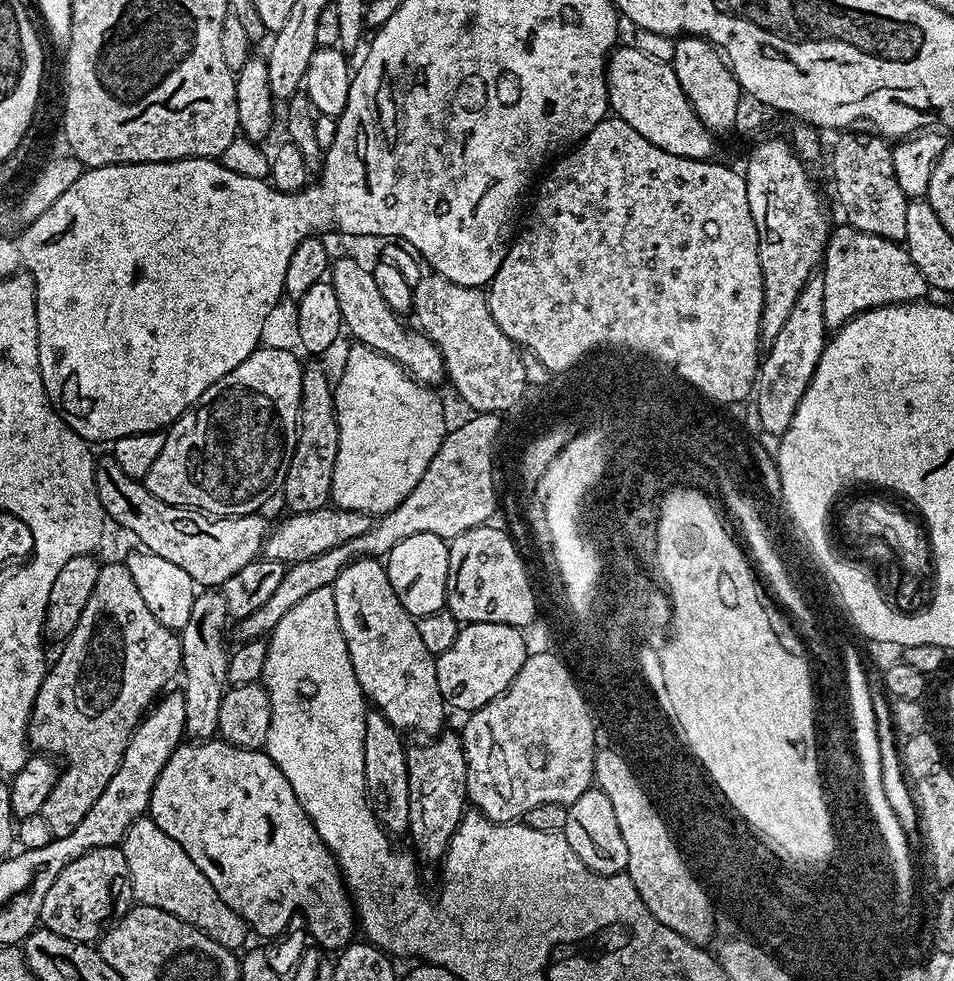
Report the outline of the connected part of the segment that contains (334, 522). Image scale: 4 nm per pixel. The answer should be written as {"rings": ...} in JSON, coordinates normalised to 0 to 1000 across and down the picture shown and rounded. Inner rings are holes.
{"rings":[[[334,518],[332,522],[311,522],[299,525],[294,535],[286,537],[279,549],[275,567],[278,571],[290,571],[299,577],[312,573],[321,573],[325,569],[333,569],[333,565],[342,565],[342,561],[350,561],[350,557],[358,557],[358,552],[367,552],[367,548],[375,548],[375,544],[384,544],[392,536],[392,530],[384,522],[365,522],[362,518]]]}

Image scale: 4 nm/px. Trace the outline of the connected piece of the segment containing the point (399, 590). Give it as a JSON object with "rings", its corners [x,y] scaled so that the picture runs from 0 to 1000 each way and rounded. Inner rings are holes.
{"rings":[[[434,544],[430,548],[421,548],[413,561],[409,561],[405,568],[405,578],[409,597],[413,597],[413,606],[417,606],[417,614],[426,618],[426,622],[434,629],[455,626],[466,619],[468,593],[470,592],[470,557],[471,551],[455,544]]]}

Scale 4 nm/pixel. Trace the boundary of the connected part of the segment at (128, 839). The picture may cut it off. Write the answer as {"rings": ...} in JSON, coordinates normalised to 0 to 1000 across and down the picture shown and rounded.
{"rings":[[[158,834],[140,837],[134,843],[134,851],[130,853],[128,863],[132,883],[136,883],[138,912],[143,922],[174,928],[178,932],[191,936],[197,942],[202,942],[204,946],[212,948],[220,956],[224,956],[224,960],[238,966],[252,968],[257,965],[257,963],[255,964],[256,957],[262,954],[262,947],[256,941],[255,936],[245,932],[245,928],[241,928],[241,924],[237,924],[237,919],[233,919],[233,915],[229,915],[224,903],[220,903],[220,895],[216,895],[216,891],[212,891],[212,887],[208,887],[208,883],[203,883],[203,879],[199,879],[199,871],[195,871],[195,866],[191,866],[191,862],[187,862],[187,858],[182,858],[182,854],[178,854],[178,850],[169,846]]]}

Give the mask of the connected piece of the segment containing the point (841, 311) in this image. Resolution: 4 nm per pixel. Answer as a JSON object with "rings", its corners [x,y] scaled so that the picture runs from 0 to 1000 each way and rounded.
{"rings":[[[888,226],[882,227],[882,232],[873,231],[868,238],[862,280],[862,316],[864,332],[868,336],[881,334],[894,322],[913,314],[968,307],[972,303],[969,301],[974,301],[975,298],[971,283],[966,283],[966,275],[958,271],[947,248],[920,243],[920,239],[908,239],[904,234],[892,232]]]}

